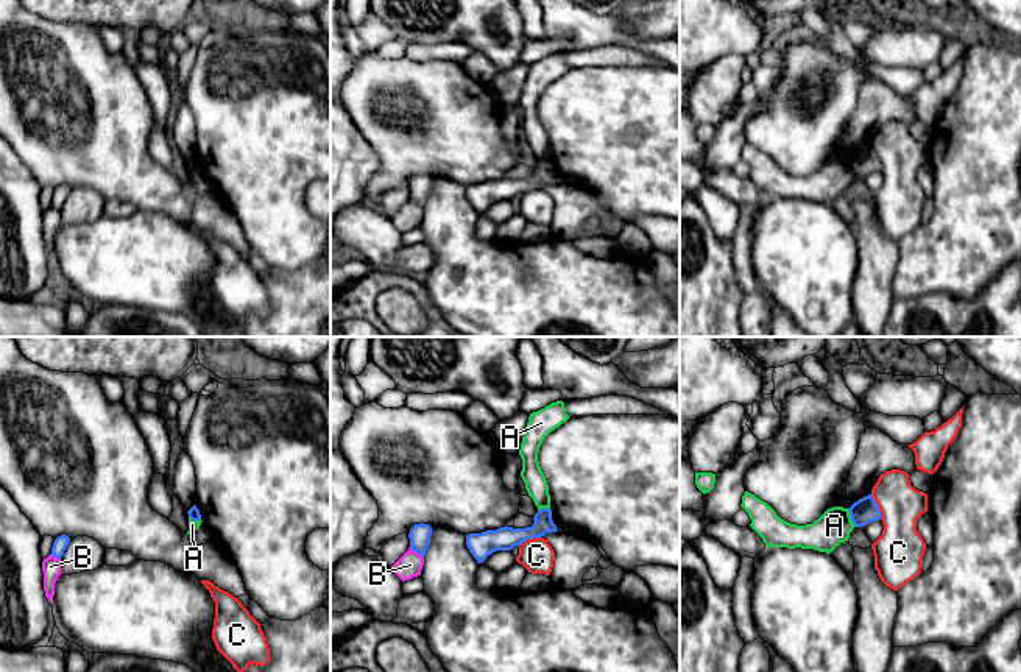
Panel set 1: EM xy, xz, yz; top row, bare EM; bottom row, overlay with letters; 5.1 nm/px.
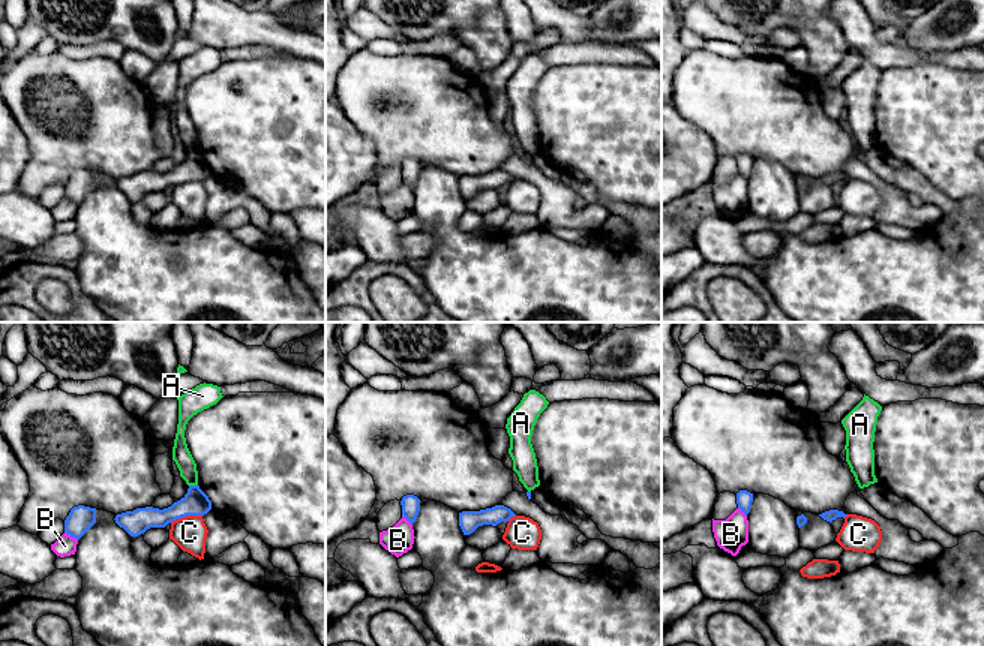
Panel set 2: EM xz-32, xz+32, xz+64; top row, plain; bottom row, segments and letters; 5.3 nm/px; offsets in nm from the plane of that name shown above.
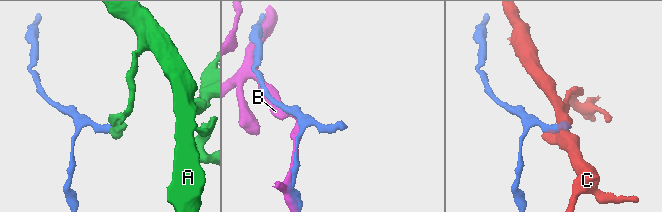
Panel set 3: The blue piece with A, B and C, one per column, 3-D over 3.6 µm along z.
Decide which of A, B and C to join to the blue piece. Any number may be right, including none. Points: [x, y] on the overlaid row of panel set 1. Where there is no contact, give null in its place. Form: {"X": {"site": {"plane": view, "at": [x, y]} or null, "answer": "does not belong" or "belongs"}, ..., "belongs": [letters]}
{"A": {"site": {"plane": "yz", "at": [851, 518]}, "answer": "does not belong"}, "B": {"site": {"plane": "xz", "at": [416, 551]}, "answer": "does not belong"}, "C": {"site": {"plane": "yz", "at": [878, 507]}, "answer": "does not belong"}, "belongs": []}

